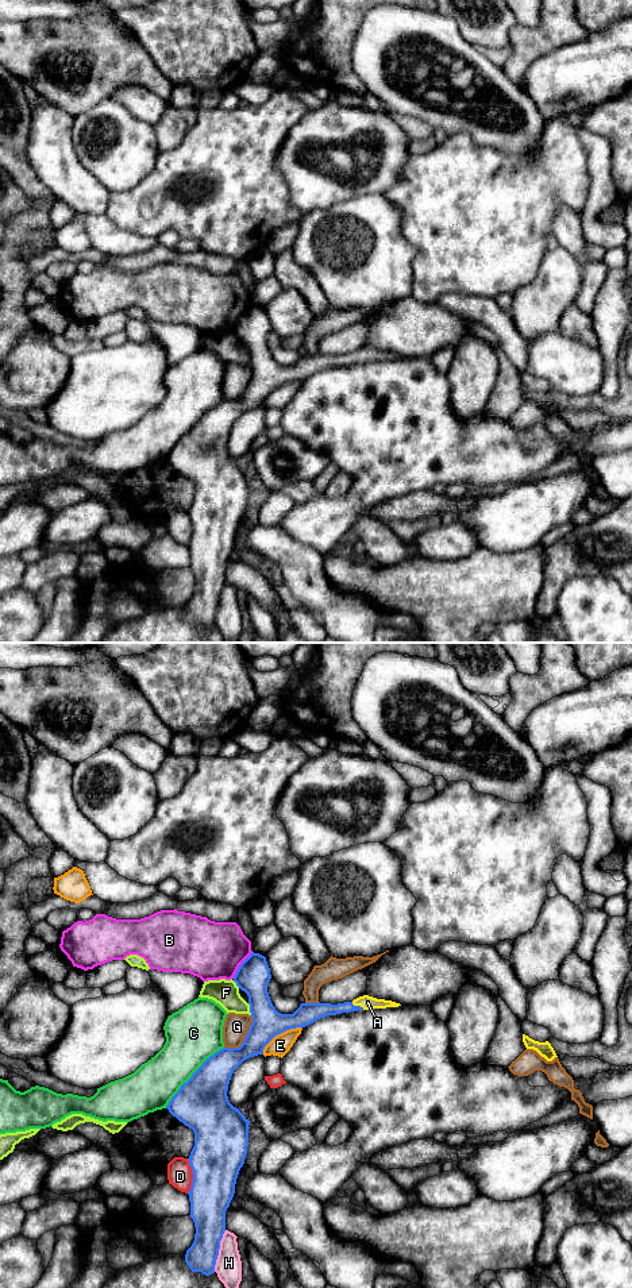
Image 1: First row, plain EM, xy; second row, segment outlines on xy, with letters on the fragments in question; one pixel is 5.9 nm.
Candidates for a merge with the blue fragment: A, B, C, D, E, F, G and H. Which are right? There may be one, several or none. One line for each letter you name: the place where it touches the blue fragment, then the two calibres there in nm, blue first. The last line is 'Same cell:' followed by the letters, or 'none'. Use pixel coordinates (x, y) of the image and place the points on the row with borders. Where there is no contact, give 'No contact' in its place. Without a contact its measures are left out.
A: Touches blue at xy (358, 1006). Thickness 100 nm (blue) against 80 nm
Same cell: A

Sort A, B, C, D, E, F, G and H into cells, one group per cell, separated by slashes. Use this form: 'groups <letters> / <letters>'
groups A / B / C / D / E / F / G / H

